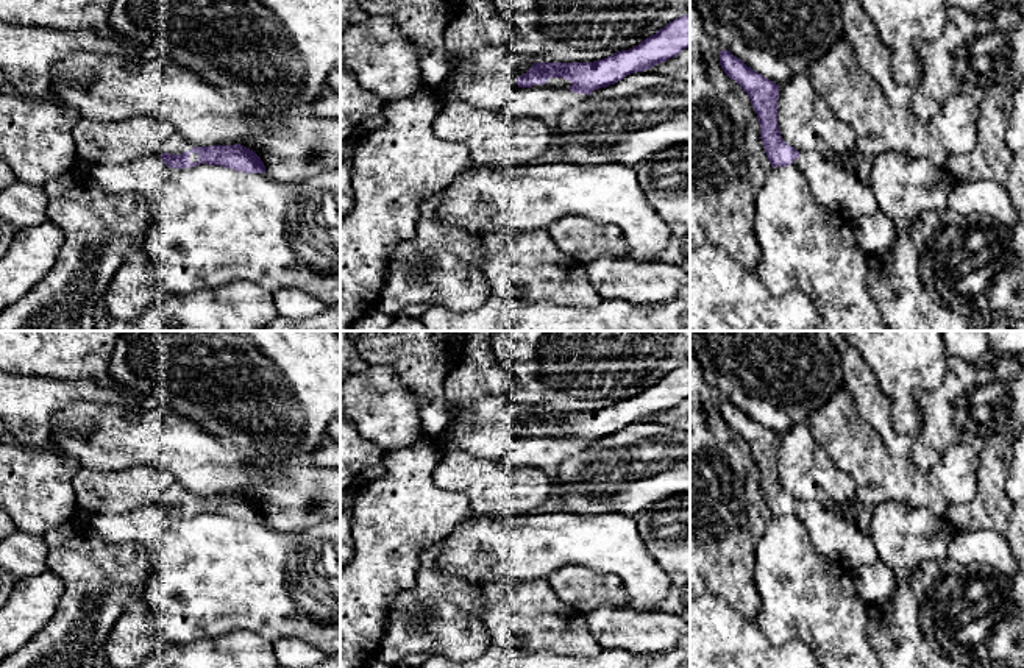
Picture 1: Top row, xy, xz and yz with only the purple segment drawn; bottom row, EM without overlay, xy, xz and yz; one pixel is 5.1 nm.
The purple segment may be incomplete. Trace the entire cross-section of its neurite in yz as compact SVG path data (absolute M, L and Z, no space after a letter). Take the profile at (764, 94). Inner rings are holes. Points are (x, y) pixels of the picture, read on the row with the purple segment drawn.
M727 50L720 52L720 66L748 94L771 167L795 164L802 172L813 198L851 223L879 209L869 183L860 181L854 170L838 167L813 151L798 151L782 139L777 125L779 84L752 70Z

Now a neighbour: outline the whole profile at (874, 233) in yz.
M877 209L854 223L854 236L866 254L880 253L893 245L896 225L885 212Z

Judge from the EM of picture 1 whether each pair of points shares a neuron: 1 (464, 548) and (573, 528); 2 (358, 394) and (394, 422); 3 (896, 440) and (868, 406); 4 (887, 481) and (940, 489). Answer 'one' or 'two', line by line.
1: one
2: one
3: one
4: one

